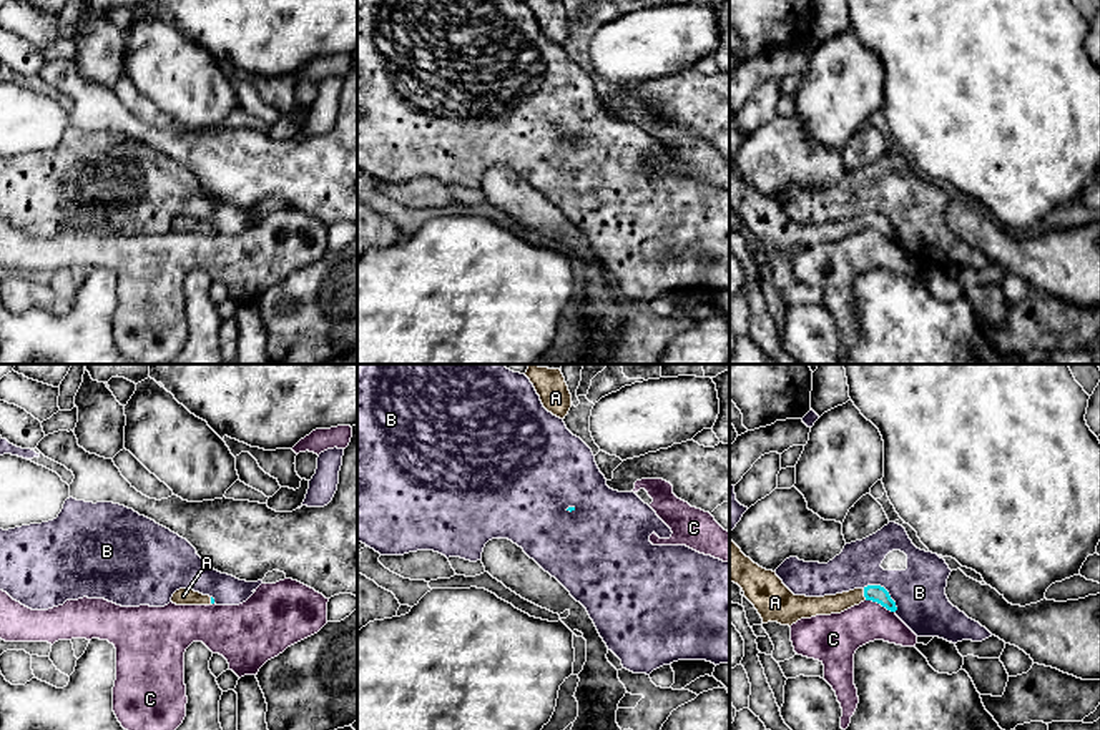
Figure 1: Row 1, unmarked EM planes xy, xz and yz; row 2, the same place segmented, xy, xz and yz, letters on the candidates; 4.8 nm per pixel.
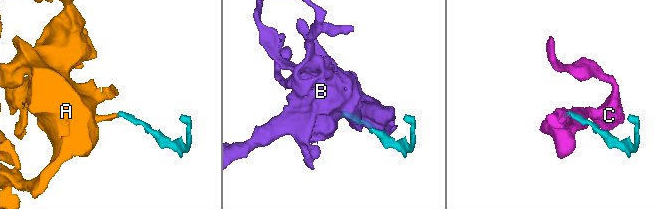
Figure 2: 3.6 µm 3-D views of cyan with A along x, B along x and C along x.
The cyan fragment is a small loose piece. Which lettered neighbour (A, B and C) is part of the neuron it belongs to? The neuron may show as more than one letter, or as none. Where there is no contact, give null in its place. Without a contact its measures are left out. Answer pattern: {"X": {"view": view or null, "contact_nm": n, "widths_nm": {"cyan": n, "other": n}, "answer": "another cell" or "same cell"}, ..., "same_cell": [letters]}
{"A": {"view": "yz", "contact_nm": 60, "widths_nm": {"cyan": 80, "other": 100}, "answer": "same cell"}, "B": {"view": "yz", "contact_nm": 200, "widths_nm": {"cyan": 80, "other": 260}, "answer": "another cell"}, "C": {"view": "yz", "contact_nm": 160, "widths_nm": {"cyan": 80, "other": 200}, "answer": "another cell"}, "same_cell": ["A"]}

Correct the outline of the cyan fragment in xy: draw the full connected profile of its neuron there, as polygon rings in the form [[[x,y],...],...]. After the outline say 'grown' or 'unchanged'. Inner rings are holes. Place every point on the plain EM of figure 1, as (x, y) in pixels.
[[[179,216],[173,221],[171,229],[176,233],[213,233],[214,226],[189,216]]] | grown

